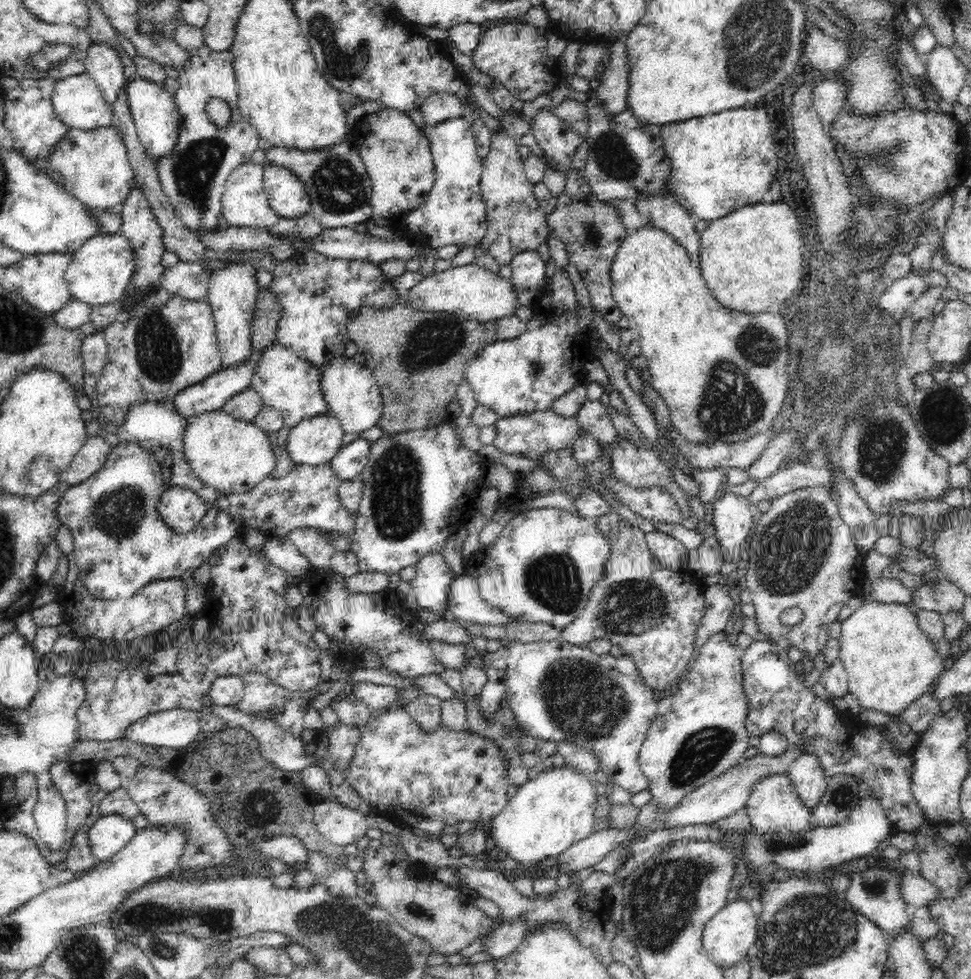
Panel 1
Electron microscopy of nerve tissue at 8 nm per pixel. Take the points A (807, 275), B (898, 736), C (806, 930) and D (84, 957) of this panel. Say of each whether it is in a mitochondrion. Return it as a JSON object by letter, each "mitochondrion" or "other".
{"A":"other","B":"other","C":"mitochondrion","D":"mitochondrion"}

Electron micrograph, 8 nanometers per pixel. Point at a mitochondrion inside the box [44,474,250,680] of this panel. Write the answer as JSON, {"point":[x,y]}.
{"point":[119,512]}

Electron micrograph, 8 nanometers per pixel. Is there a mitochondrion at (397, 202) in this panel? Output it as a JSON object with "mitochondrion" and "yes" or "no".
{"mitochondrion":"no"}

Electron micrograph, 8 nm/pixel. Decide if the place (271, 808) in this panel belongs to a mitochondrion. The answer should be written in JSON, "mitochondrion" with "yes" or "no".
{"mitochondrion":"yes"}

